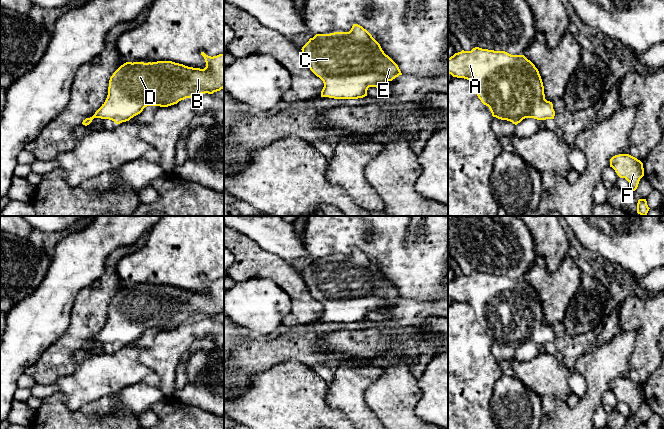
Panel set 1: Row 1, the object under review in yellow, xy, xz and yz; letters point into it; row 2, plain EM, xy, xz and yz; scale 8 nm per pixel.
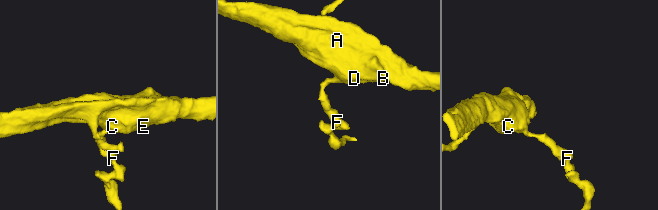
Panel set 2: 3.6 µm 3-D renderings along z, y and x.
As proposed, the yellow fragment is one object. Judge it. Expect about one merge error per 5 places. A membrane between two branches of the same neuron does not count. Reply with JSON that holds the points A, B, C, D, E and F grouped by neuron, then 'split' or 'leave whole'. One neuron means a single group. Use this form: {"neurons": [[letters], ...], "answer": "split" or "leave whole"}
{"neurons": [["A", "B", "C", "D", "E", "F"]], "answer": "leave whole"}

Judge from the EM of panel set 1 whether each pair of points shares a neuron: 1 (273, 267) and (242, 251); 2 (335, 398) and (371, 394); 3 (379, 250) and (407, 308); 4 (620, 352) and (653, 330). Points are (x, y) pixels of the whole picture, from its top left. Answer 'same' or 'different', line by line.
1: same
2: different
3: different
4: different

